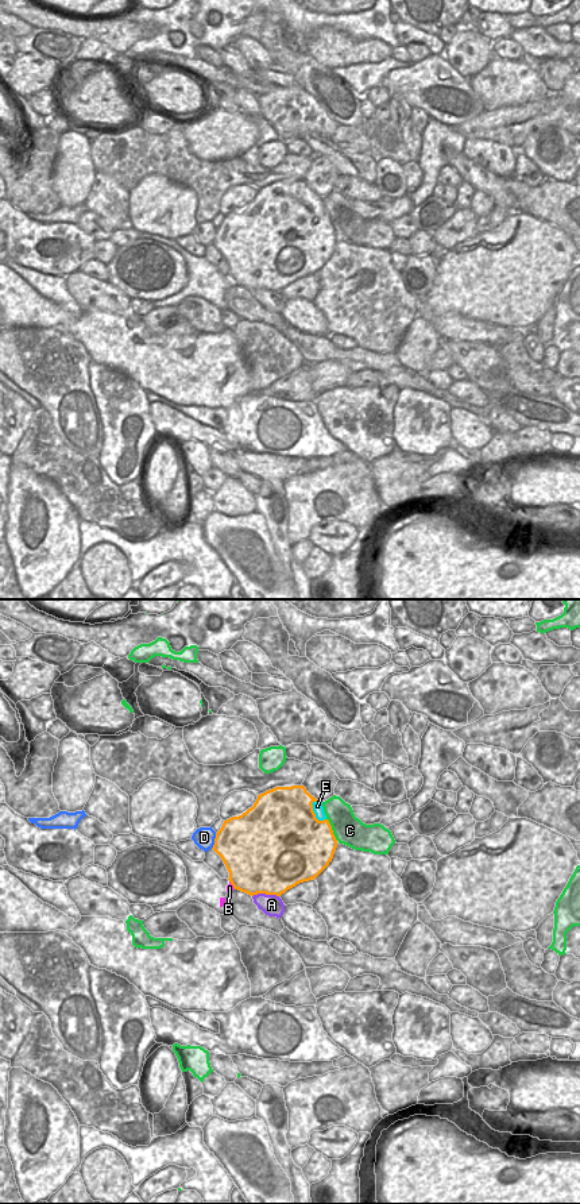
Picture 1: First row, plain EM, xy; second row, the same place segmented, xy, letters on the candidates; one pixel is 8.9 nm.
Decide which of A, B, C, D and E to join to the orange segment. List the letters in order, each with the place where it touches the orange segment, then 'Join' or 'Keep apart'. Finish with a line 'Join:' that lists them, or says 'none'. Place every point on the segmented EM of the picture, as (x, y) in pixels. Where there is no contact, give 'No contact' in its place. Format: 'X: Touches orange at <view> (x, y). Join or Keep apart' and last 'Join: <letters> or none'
A: Touches orange at xy (265, 892). Keep apart
B: Touches orange at xy (231, 883). Join
C: Touches orange at xy (331, 829). Keep apart
D: Touches orange at xy (215, 841). Keep apart
E: Touches orange at xy (314, 814). Keep apart
Join: B.

